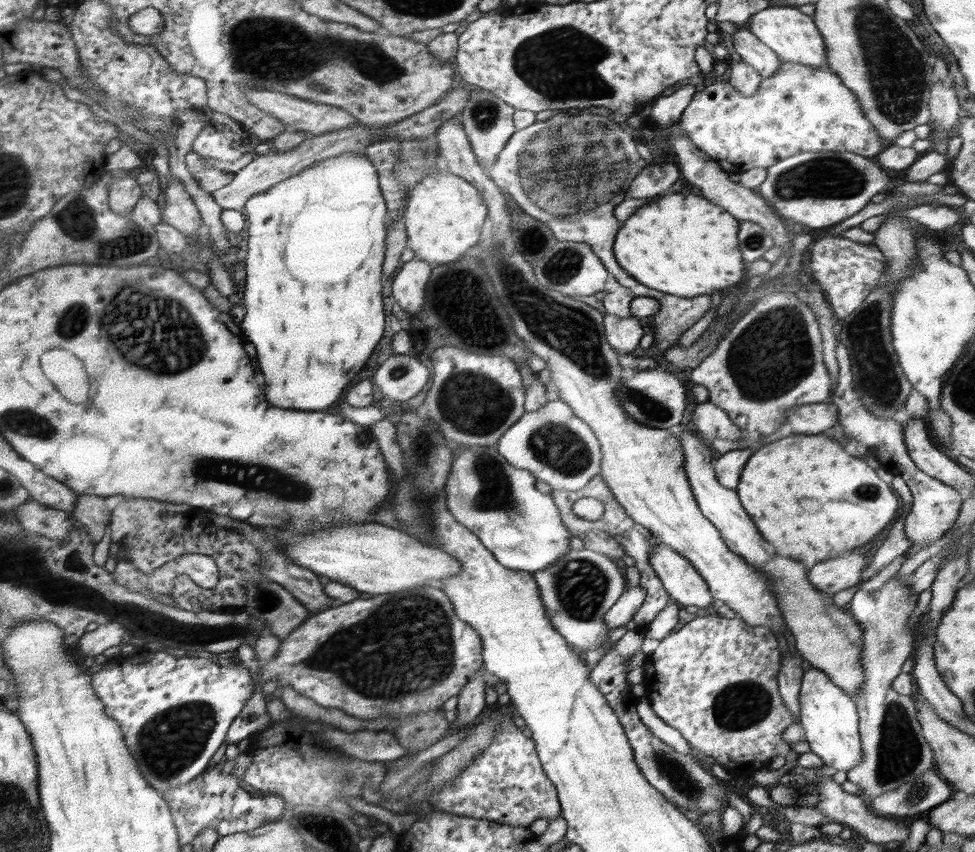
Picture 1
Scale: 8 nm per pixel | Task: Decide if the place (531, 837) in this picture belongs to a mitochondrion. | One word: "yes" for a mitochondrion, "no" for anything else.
no

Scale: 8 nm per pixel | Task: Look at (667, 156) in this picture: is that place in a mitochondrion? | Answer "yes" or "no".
no

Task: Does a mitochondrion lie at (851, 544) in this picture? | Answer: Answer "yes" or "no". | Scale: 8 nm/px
no

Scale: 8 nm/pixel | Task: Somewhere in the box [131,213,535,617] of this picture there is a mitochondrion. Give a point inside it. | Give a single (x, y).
(474, 404)

